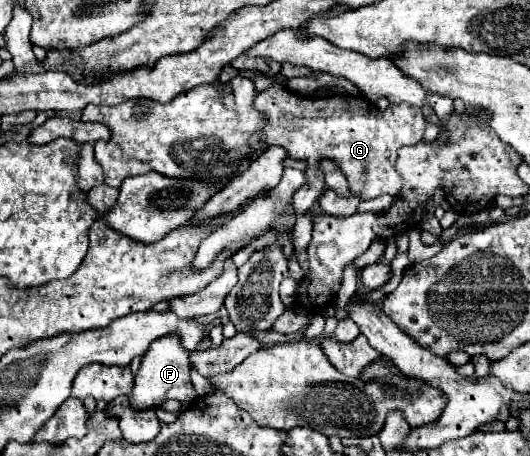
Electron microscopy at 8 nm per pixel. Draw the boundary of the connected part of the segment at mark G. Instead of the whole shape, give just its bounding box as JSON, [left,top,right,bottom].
[250,84,426,270]

